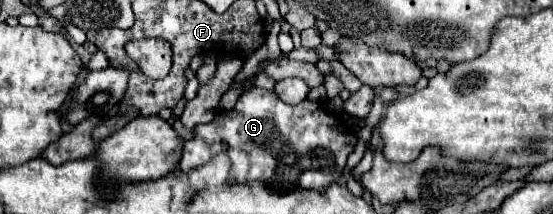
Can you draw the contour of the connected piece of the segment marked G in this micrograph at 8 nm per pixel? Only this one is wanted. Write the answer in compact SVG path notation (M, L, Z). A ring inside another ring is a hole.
M260 87L248 89L234 109L220 111L212 123L196 125L194 133L196 139L184 143L182 171L200 167L220 151L228 151L232 177L238 183L262 179L280 193L294 189L324 191L326 185L342 177L346 159L356 147L356 135L346 131L320 103L304 99L298 105L288 105L274 91Z

